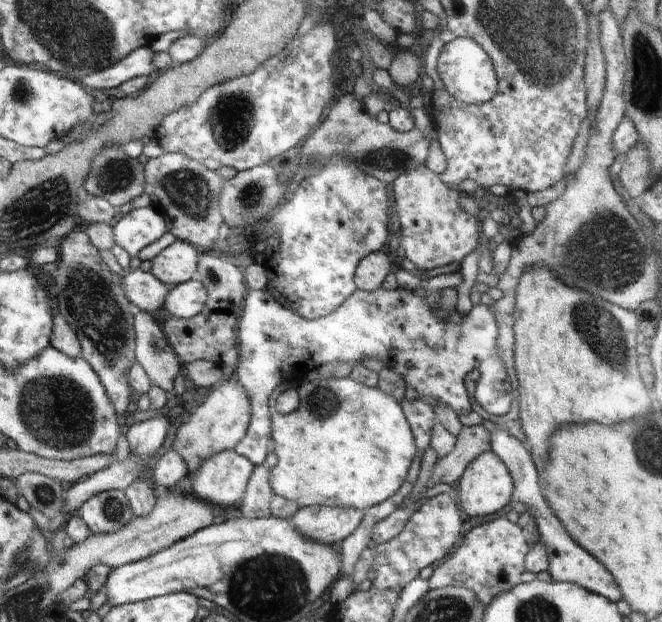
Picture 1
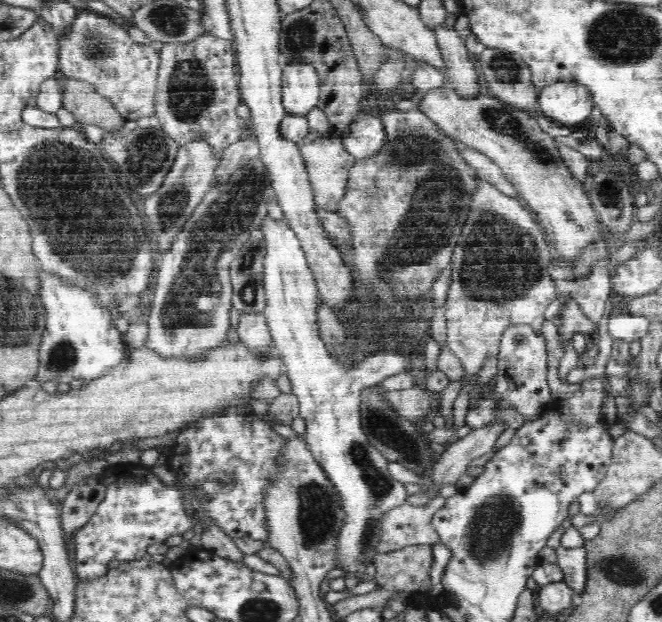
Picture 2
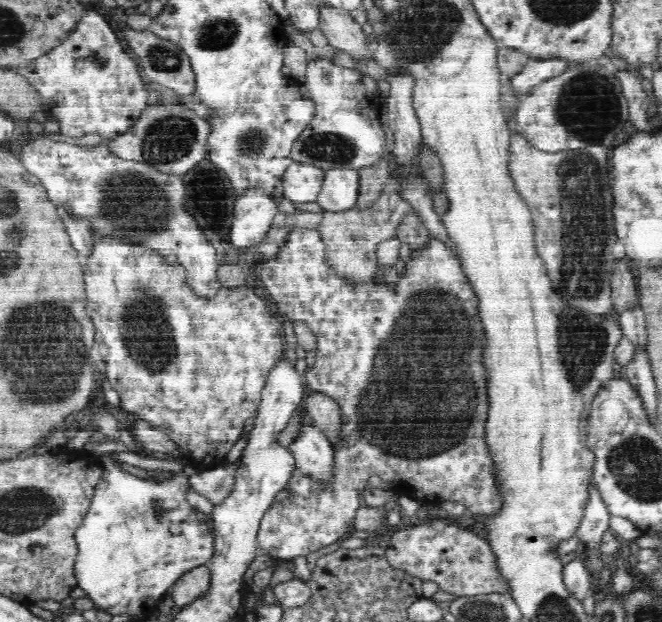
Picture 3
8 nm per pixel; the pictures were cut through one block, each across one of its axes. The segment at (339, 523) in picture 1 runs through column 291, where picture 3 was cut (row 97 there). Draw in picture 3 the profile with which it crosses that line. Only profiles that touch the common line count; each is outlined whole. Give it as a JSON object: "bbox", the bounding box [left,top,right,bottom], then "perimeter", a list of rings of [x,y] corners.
{"bbox":[510,57,572,99],"perimeter":[[[562,57],[529,59],[524,68],[510,78],[514,87],[514,95],[519,99],[528,95],[534,85],[562,74],[570,64],[572,64],[570,60],[562,59]]]}

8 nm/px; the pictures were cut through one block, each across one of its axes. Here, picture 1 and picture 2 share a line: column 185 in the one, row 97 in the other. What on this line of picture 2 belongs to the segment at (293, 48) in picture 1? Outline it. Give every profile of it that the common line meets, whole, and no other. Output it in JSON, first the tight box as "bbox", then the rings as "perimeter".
{"bbox":[59,10,159,121],"perimeter":[[[80,10],[70,36],[59,40],[59,69],[64,78],[94,84],[95,90],[112,101],[128,121],[155,114],[154,95],[159,59],[152,50],[144,50],[130,38],[125,24],[91,10]]]}

